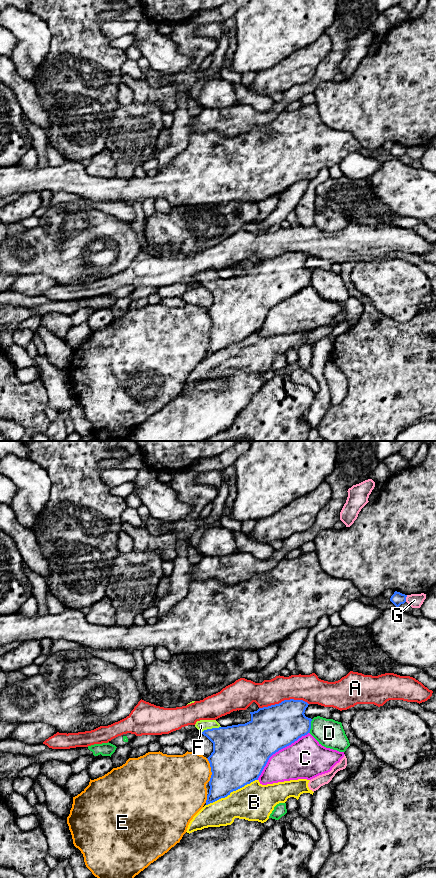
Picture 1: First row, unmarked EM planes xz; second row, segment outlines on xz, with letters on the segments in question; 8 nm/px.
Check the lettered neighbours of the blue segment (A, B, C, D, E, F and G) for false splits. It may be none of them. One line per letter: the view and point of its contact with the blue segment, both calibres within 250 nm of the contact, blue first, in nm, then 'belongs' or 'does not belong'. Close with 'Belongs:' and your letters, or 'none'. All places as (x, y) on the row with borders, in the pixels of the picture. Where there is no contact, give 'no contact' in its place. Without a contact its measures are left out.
A: xz (284, 700) | 360/220 nm | does not belong
B: xz (231, 791) | 400/300 nm | does not belong
C: xz (278, 750) | 380/320 nm | does not belong
D: xz (310, 726) | 340/220 nm | does not belong
E: xz (211, 770) | 440/400 nm | does not belong
F: xz (210, 729) | 360/90 nm | belongs
G: xz (405, 598) | 100/110 nm | does not belong
Belongs: F

